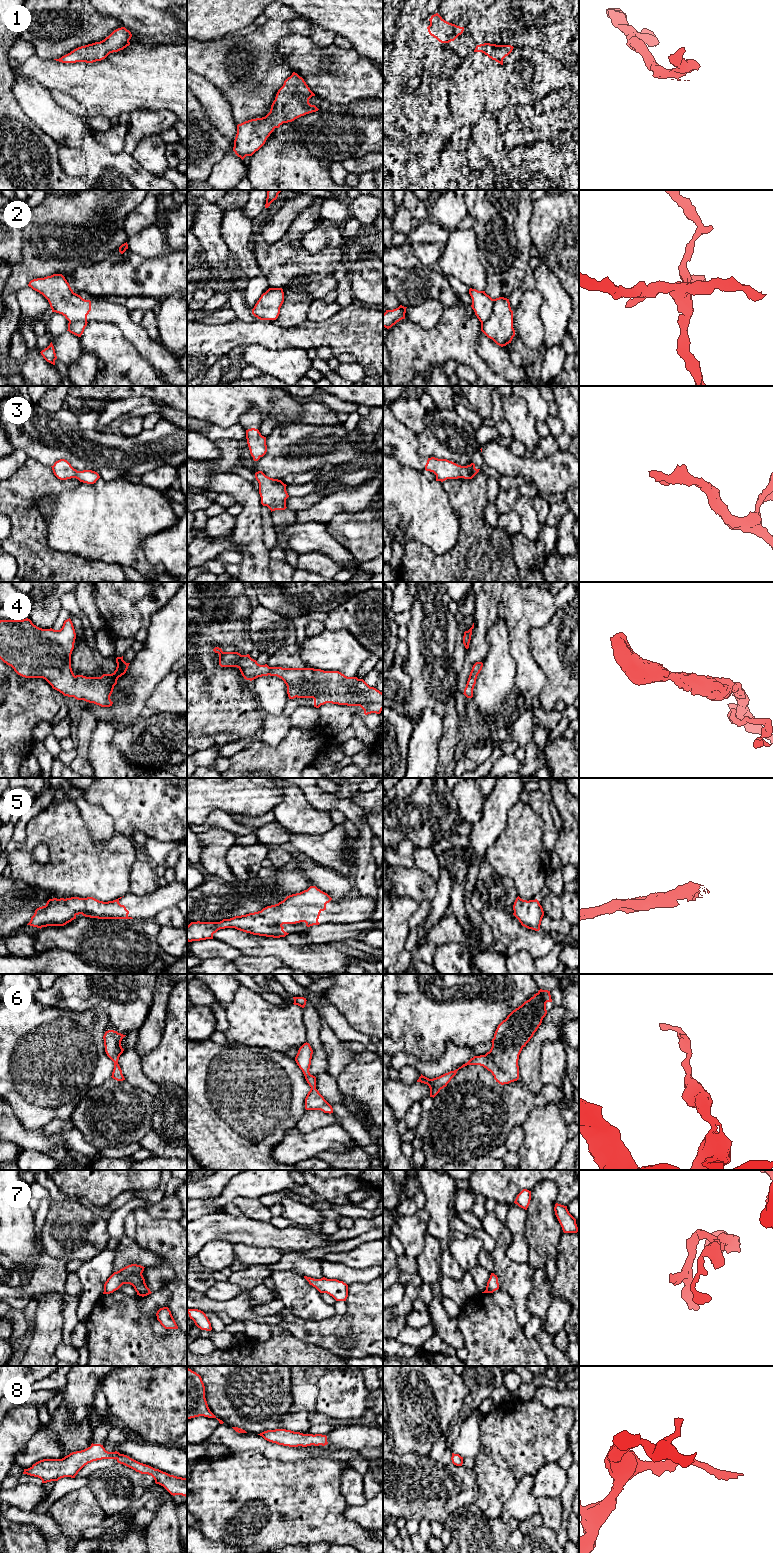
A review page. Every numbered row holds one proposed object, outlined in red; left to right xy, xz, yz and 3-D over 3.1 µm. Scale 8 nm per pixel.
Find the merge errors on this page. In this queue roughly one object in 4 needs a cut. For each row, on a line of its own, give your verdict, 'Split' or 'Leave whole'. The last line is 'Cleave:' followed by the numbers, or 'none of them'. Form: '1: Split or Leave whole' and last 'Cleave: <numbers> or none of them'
1: Leave whole
2: Split
3: Leave whole
4: Leave whole
5: Leave whole
6: Leave whole
7: Leave whole
8: Leave whole
Cleave: 2

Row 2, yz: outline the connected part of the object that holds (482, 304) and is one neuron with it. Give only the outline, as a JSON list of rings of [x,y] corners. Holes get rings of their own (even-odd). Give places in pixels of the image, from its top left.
[[[469,289],[469,294],[472,298],[472,309],[481,323],[487,321],[493,308],[494,299],[485,293],[485,291],[478,291],[476,289]]]

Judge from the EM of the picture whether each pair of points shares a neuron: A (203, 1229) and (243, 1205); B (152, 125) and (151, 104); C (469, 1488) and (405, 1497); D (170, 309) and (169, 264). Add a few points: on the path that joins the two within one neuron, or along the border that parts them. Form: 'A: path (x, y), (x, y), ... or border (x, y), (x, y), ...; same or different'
A: border (242, 1213), (257, 1221), (264, 1222); different
B: border (129, 113), (135, 110), (169, 110), (174, 114); different
C: path (453, 1488), (421, 1489); same
D: border (176, 292), (160, 302); different

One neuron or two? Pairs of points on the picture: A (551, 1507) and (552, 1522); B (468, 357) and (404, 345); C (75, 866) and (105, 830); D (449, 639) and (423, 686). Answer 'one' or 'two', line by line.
A: one
B: one
C: two
D: one

